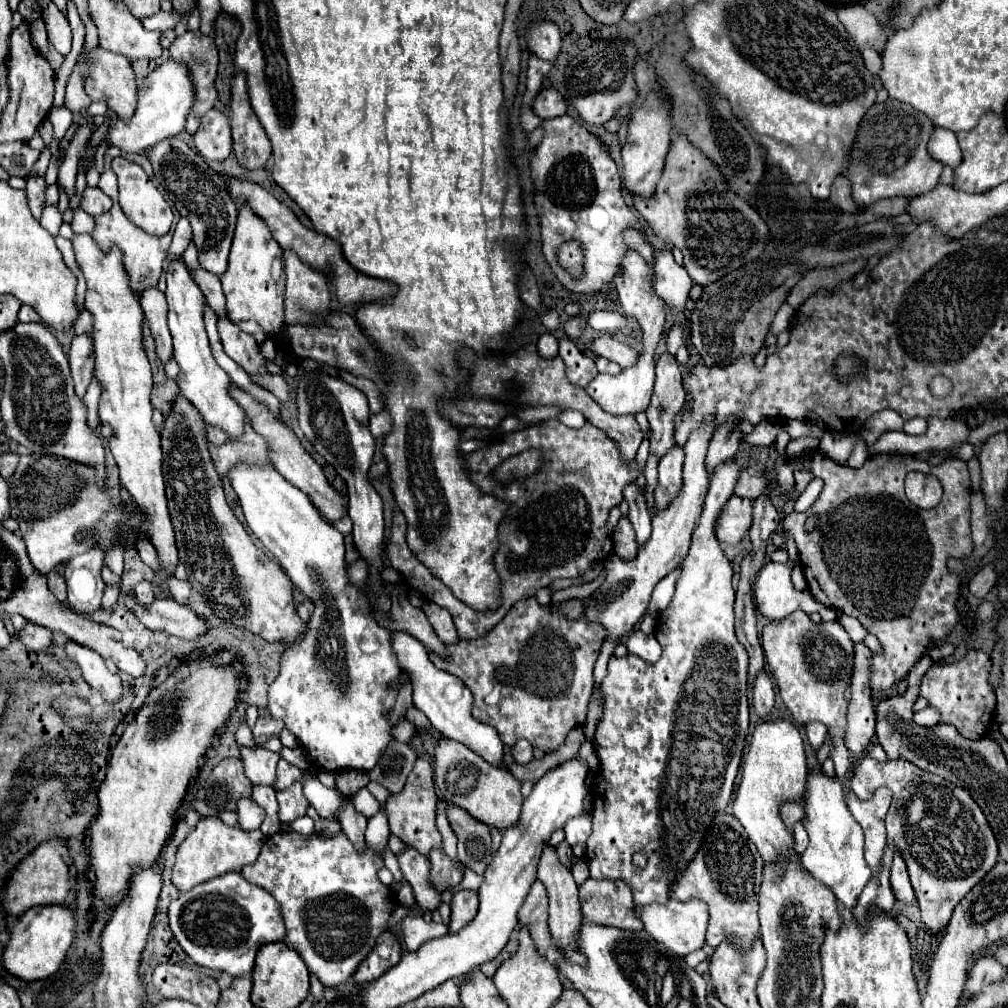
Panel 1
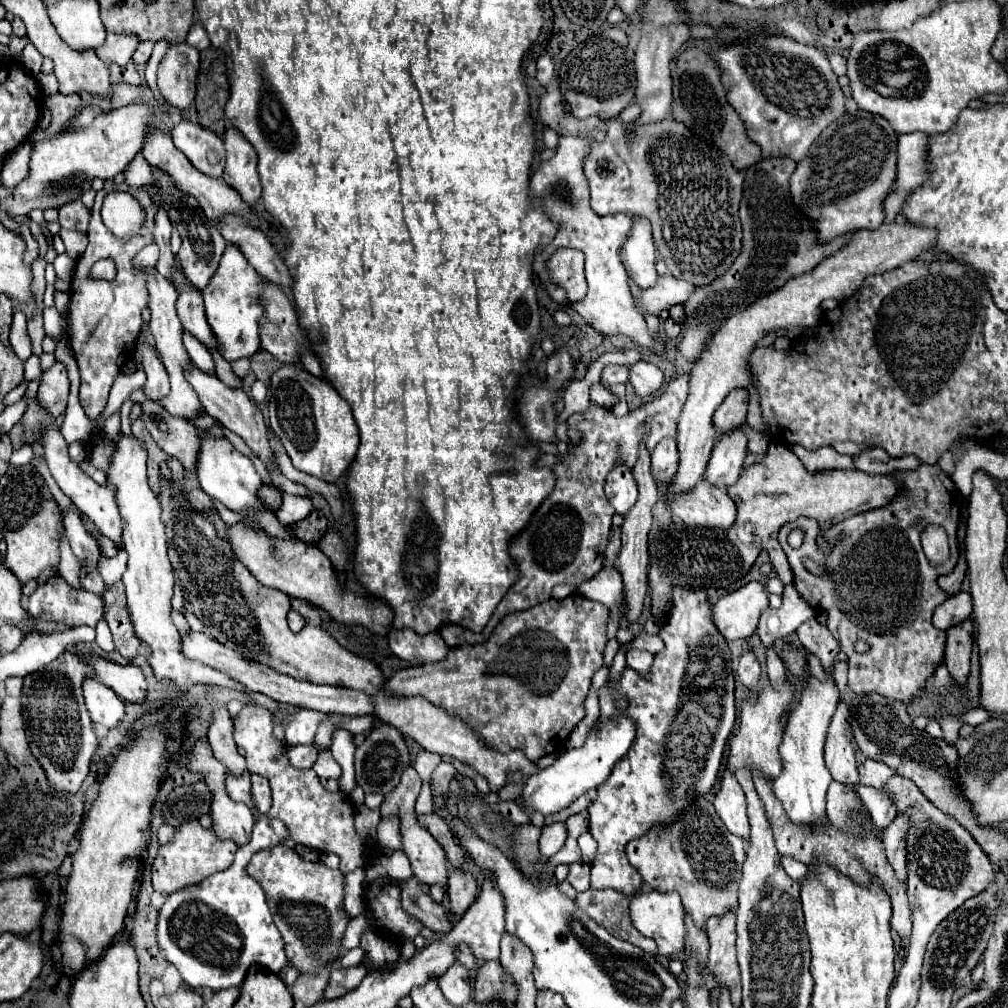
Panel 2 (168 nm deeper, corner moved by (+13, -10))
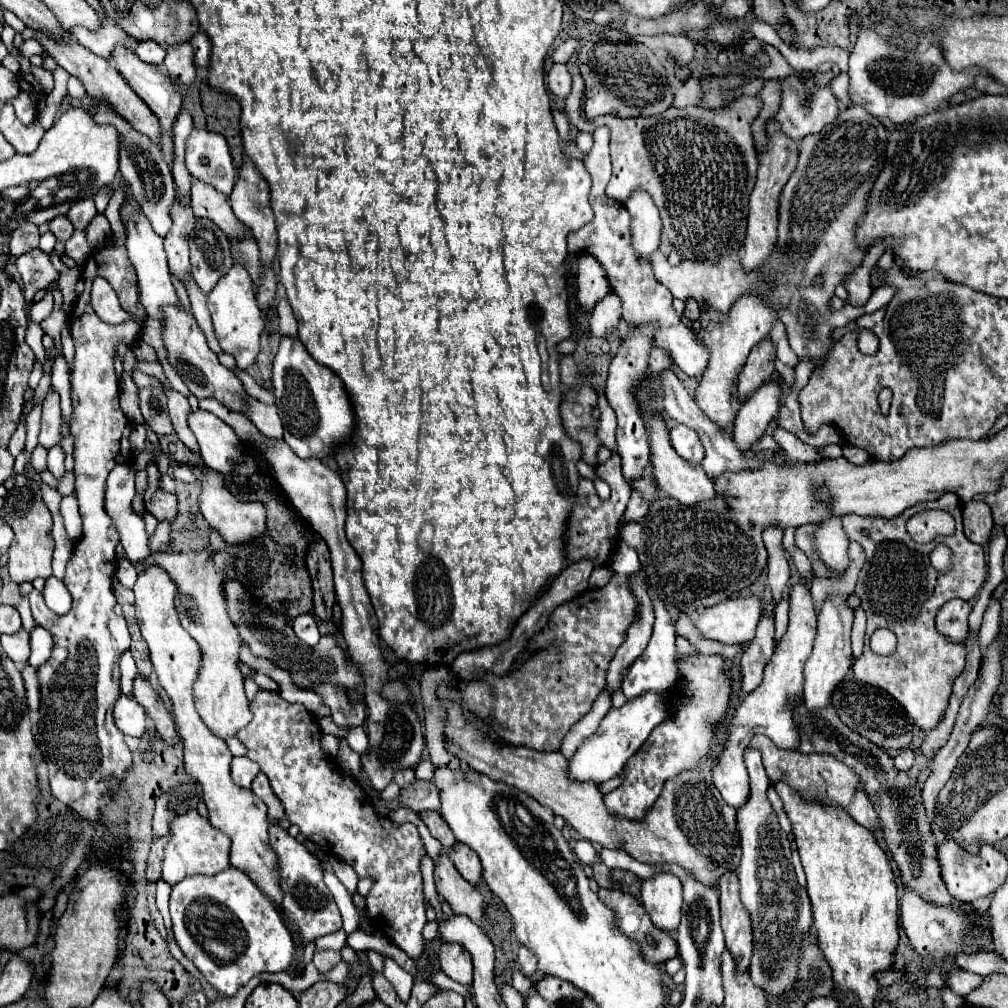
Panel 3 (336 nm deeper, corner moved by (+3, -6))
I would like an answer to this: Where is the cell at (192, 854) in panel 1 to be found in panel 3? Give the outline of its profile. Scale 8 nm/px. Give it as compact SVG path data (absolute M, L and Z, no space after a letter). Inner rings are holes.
M188 811L170 821L170 841L164 849L162 879L170 885L192 877L192 875L216 875L230 867L230 837L210 825L208 819L200 817L198 811Z

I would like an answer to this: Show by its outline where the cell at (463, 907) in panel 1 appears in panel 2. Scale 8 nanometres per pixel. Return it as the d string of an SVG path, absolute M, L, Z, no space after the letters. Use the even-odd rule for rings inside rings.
M454 869L450 873L450 877L448 877L450 913L454 917L462 917L462 913L466 913L466 909L476 899L476 891L478 891L478 883L474 881L474 877L468 875L468 873L462 873L458 869Z

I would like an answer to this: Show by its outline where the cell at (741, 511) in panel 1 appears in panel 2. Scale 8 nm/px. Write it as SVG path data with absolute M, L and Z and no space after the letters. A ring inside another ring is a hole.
M704 479L690 493L672 497L670 507L688 527L718 531L728 529L736 521L736 505L726 495L726 489L718 489Z

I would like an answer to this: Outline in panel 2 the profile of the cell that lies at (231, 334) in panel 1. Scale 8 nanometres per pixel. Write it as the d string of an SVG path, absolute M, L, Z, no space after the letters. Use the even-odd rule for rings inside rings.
M180 289L178 291L178 317L188 333L192 333L202 345L212 351L218 351L214 345L214 333L210 333L210 325L206 325L206 313L202 309L202 295L196 289Z

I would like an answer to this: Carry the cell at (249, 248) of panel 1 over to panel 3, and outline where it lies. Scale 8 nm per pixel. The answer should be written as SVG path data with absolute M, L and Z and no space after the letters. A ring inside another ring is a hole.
M234 265L212 289L208 295L208 309L214 319L216 339L222 347L222 351L234 355L238 369L248 369L260 351L260 335L264 333L264 317L256 303L256 293L252 279L248 277L246 269L242 265Z

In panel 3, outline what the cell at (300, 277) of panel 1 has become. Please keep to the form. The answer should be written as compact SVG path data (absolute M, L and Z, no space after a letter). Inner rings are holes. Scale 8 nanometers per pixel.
M192 177L192 209L196 217L206 217L214 221L228 237L236 239L238 235L250 233L232 213L228 197L212 189L212 185Z

